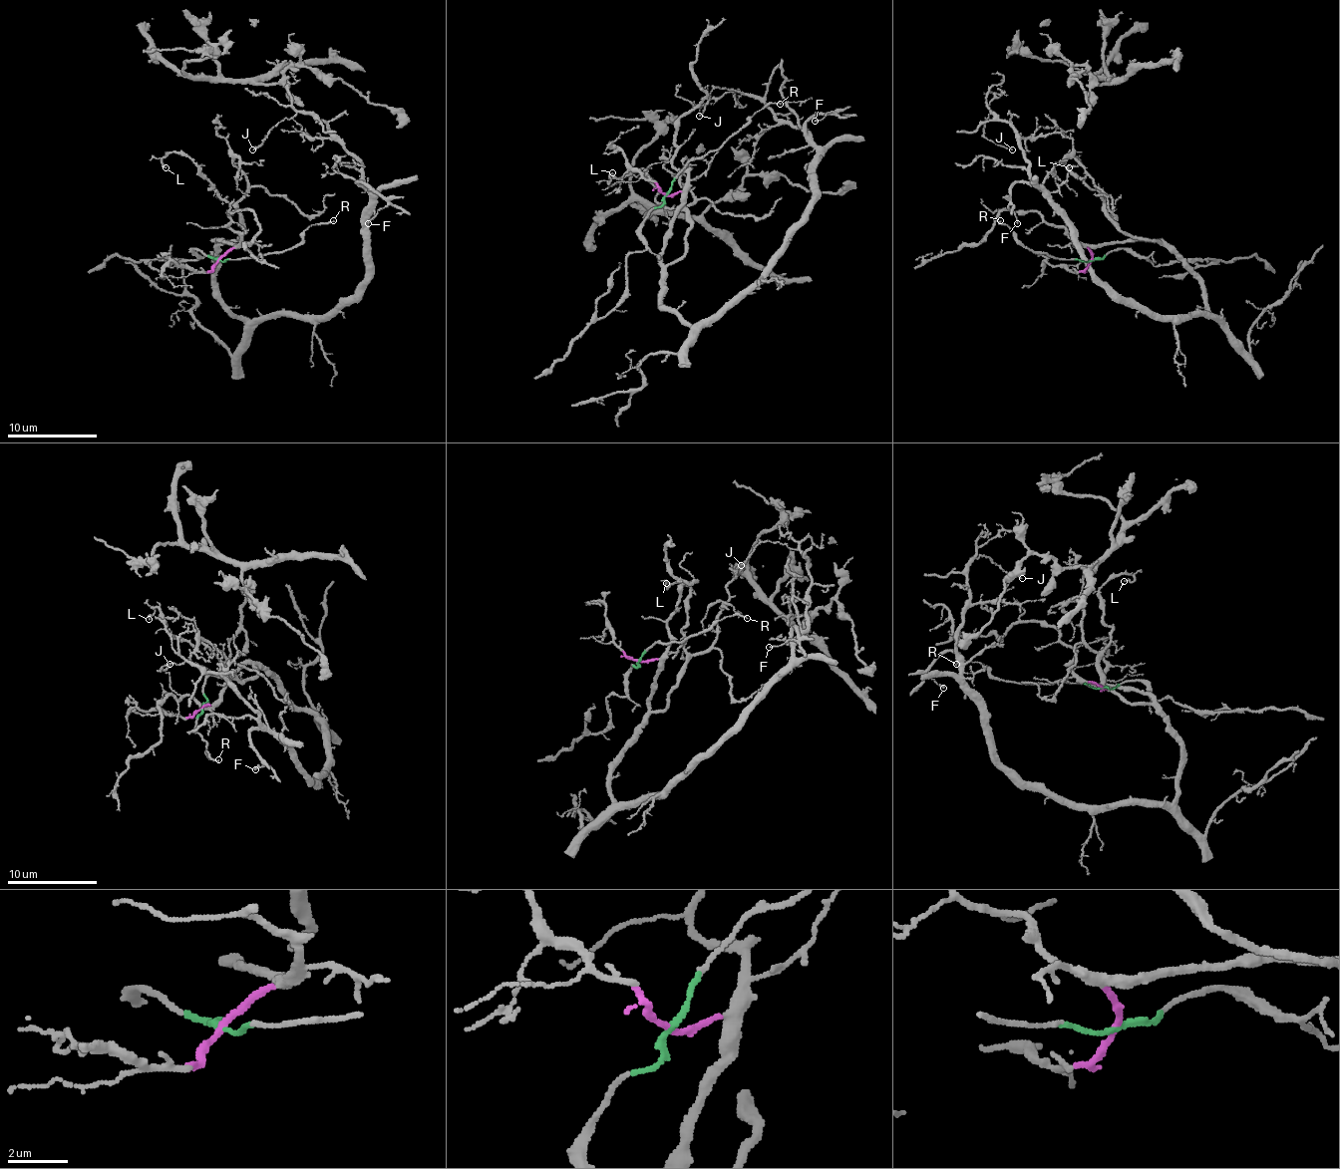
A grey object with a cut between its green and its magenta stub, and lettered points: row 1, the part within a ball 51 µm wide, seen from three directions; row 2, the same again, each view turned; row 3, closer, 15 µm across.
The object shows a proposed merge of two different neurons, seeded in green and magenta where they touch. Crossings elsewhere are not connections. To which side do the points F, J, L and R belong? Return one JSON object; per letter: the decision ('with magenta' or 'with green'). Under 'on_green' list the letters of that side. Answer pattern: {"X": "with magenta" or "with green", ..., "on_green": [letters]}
{"F": "with magenta", "J": "with magenta", "L": "with magenta", "R": "with green", "on_green": ["R"]}

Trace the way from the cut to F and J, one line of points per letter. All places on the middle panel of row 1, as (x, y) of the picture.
F: (666, 194), (682, 194), (662, 302), (709, 324), (812, 201), (806, 125), (835, 114), (815, 121)
J: (666, 194), (682, 194), (662, 302), (709, 324), (812, 201), (817, 149), (729, 89), (716, 87), (700, 116)

